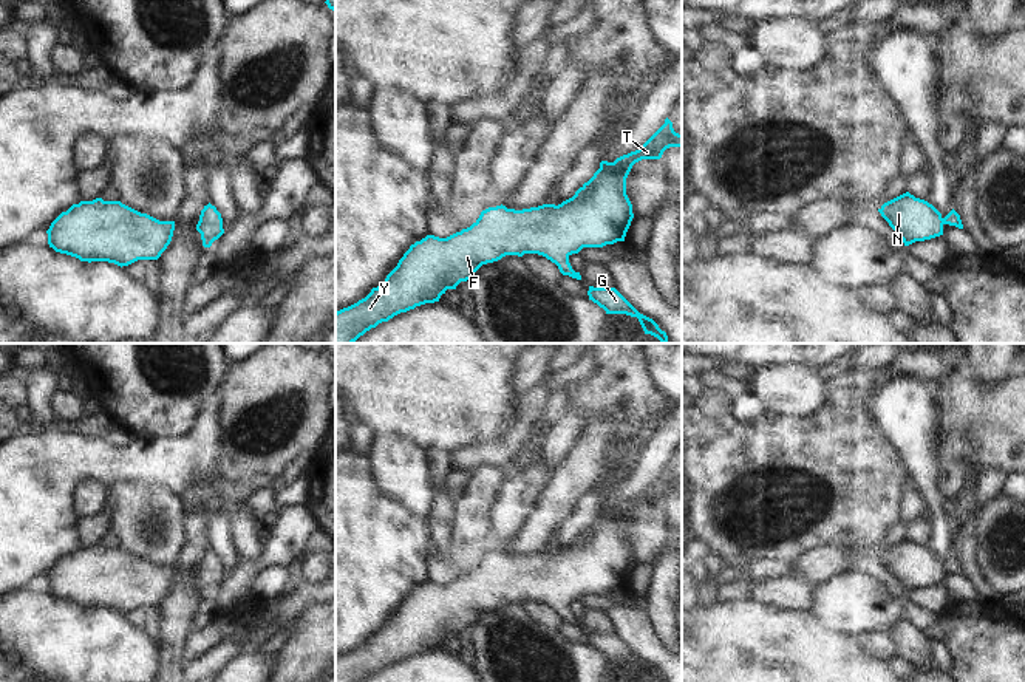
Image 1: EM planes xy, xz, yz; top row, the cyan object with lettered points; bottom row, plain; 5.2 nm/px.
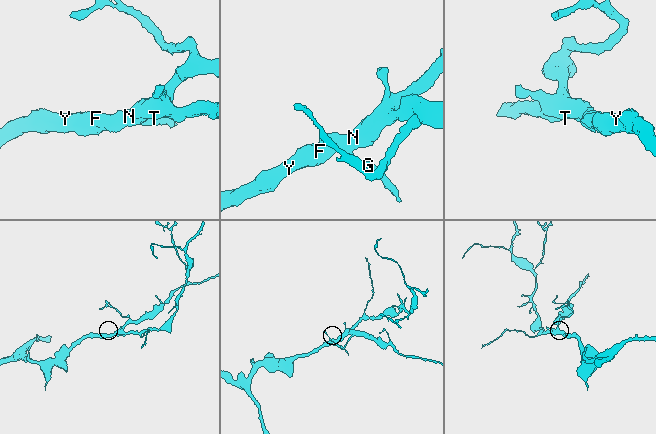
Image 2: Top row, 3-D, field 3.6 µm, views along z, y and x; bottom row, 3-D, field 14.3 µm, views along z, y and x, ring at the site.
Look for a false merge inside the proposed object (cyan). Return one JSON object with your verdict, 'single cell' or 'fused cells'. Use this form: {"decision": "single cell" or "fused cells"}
{"decision": "single cell"}

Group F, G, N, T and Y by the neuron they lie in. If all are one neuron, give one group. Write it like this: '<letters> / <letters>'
F G N T Y

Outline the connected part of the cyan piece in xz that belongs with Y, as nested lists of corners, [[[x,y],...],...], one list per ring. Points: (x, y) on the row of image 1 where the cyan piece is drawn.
[[[666,118],[665,124],[638,150],[614,162],[601,161],[594,176],[572,198],[558,206],[543,204],[515,210],[501,204],[482,210],[470,227],[447,238],[427,235],[416,241],[380,286],[373,288],[357,303],[335,312],[335,343],[354,343],[366,331],[400,312],[439,302],[447,289],[456,289],[461,281],[473,278],[482,264],[498,261],[506,255],[538,254],[555,263],[563,275],[581,280],[580,272],[572,269],[569,257],[583,247],[603,247],[625,241],[634,218],[632,204],[626,195],[626,178],[635,162],[660,159],[669,147],[682,147],[682,135],[674,131],[673,122]]]

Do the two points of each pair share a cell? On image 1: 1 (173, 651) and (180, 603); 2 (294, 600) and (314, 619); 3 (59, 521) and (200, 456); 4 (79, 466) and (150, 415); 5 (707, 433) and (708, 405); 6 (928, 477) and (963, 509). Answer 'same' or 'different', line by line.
1: same
2: different
3: same
4: different
5: different
6: different

